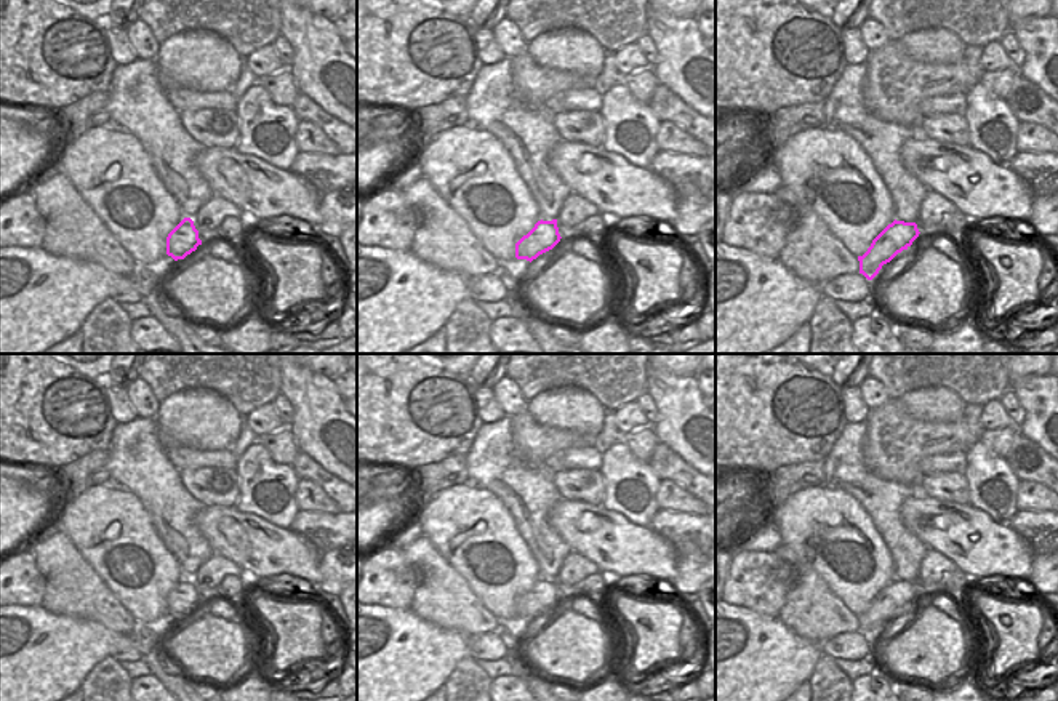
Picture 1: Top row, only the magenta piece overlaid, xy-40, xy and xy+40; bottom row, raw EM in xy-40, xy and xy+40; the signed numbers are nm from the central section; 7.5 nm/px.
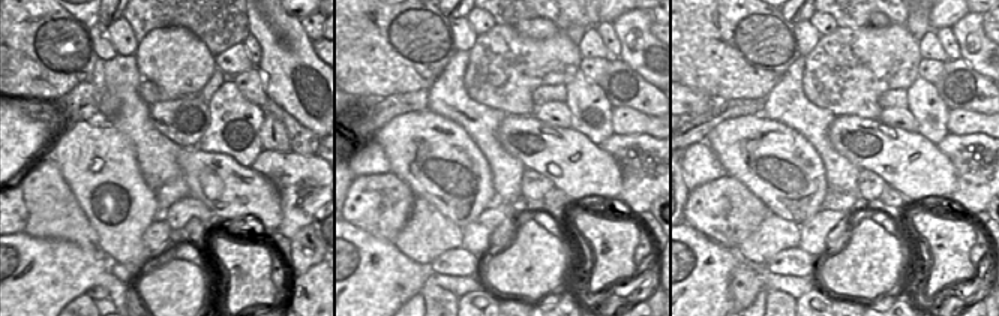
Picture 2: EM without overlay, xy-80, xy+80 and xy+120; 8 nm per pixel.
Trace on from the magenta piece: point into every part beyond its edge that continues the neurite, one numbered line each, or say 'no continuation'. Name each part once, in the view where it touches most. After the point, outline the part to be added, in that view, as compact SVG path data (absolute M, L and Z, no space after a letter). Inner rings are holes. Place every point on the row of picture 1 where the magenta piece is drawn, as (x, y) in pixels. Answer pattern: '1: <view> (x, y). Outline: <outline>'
no continuation.

